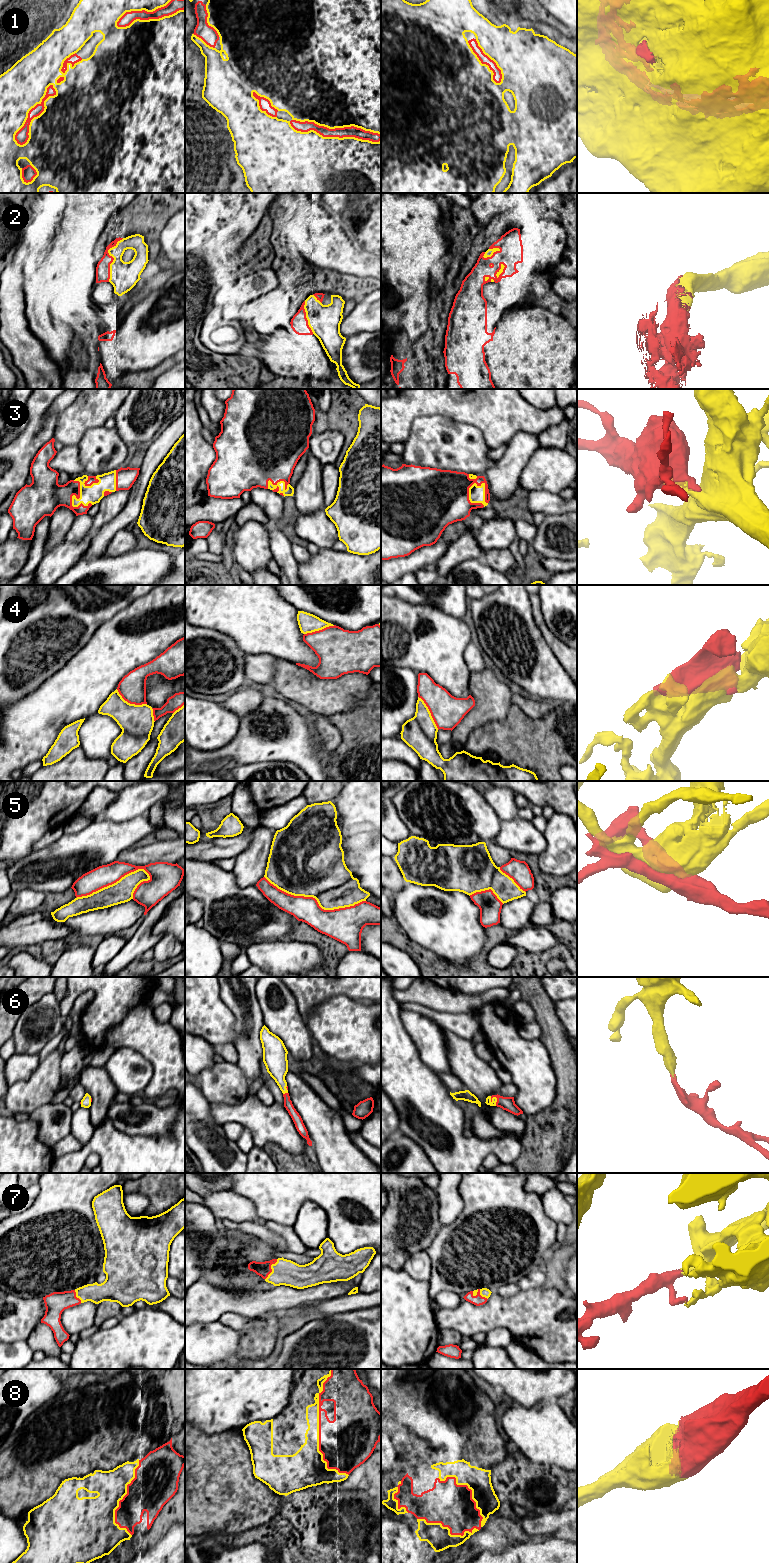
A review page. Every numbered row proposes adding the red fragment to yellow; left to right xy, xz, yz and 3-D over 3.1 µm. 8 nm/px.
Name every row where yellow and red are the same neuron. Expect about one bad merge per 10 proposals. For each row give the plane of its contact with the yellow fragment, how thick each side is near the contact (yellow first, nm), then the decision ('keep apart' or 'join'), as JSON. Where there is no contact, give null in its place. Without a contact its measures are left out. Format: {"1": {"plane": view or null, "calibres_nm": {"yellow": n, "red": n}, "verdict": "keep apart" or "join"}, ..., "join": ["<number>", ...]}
{"1": {"plane": "xy", "calibres_nm": {"yellow": 360, "red": 100}, "verdict": "join"}, "2": {"plane": "xy", "calibres_nm": {"yellow": 220, "red": 110}, "verdict": "join"}, "3": {"plane": "yz", "calibres_nm": {"yellow": 130, "red": 460}, "verdict": "join"}, "4": {"plane": "yz", "calibres_nm": {"yellow": 280, "red": 260}, "verdict": "join"}, "5": {"plane": "xz", "calibres_nm": {"yellow": 460, "red": 220}, "verdict": "join"}, "6": {"plane": "yz", "calibres_nm": {"yellow": 50, "red": 110}, "verdict": "join"}, "7": {"plane": "yz", "calibres_nm": {"yellow": 80, "red": 90}, "verdict": "join"}, "8": {"plane": "xz", "calibres_nm": {"yellow": 220, "red": 420}, "verdict": "join"}, "join": ["1", "2", "3", "4", "5", "6", "7", "8"]}

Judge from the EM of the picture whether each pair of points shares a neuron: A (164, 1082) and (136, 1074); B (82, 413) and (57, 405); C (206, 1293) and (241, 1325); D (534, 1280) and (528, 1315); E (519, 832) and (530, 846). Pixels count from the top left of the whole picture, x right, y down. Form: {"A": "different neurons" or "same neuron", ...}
{"A": "different neurons", "B": "different neurons", "C": "different neurons", "D": "different neurons", "E": "same neuron"}

